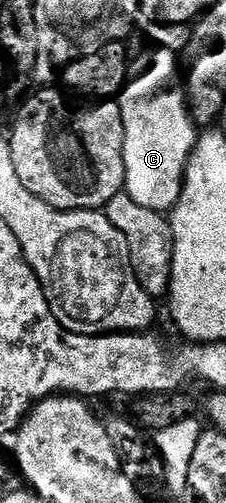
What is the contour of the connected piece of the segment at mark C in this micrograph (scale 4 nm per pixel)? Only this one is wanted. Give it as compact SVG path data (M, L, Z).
M147 48L140 58L130 63L127 72L127 83L123 85L123 93L118 95L117 98L119 107L121 108L121 120L125 124L125 192L129 196L133 196L133 200L137 200L137 204L142 204L144 208L149 208L153 212L162 215L166 215L168 212L175 209L177 200L183 191L183 177L187 171L187 161L197 141L197 127L195 123L191 121L191 111L187 105L185 86L181 81L181 66L179 70L179 62L177 59L179 59L177 54L171 50Z

